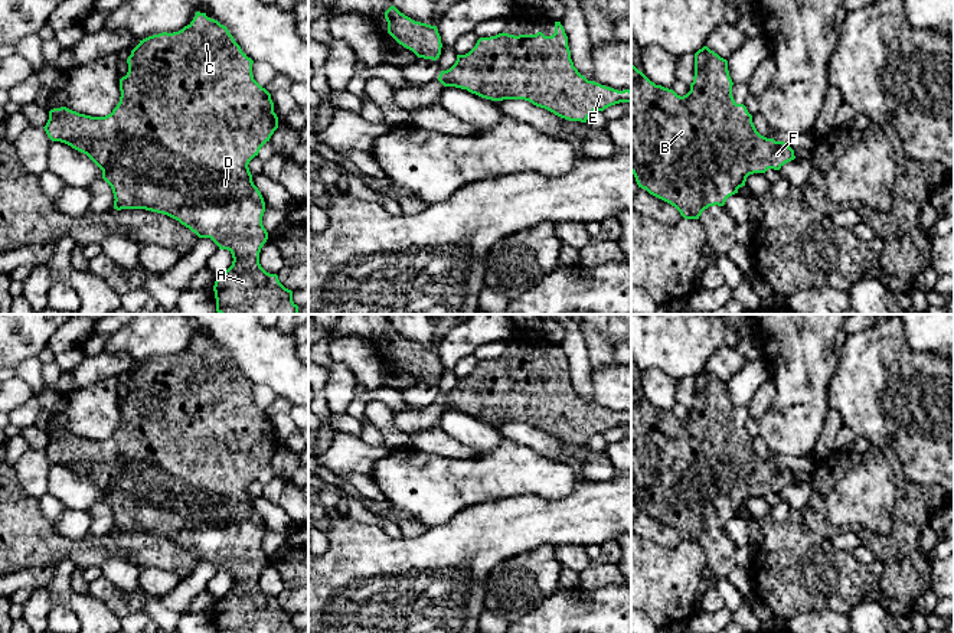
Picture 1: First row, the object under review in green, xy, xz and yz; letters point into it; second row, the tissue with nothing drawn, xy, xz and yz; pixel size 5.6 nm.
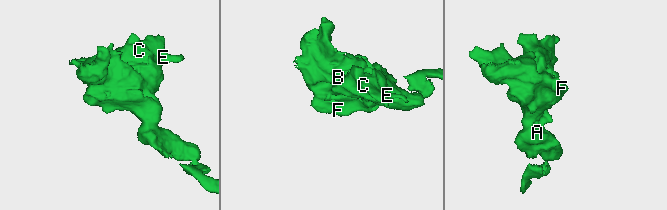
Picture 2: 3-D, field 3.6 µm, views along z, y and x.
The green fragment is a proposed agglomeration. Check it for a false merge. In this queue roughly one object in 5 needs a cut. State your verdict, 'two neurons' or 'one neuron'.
one neuron

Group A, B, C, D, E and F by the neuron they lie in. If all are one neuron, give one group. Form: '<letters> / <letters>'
A B C D E F

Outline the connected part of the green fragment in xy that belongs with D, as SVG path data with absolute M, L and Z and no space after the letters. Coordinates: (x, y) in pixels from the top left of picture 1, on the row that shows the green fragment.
M206 13L195 14L182 30L148 36L131 50L128 72L120 79L120 102L111 114L91 117L66 107L53 108L43 128L52 141L86 154L102 170L102 179L114 193L114 209L167 215L232 254L232 265L216 277L213 285L219 314L298 314L293 291L259 264L261 248L268 239L262 225L265 202L248 164L278 128L271 94L254 79L254 61L242 52L228 27Z

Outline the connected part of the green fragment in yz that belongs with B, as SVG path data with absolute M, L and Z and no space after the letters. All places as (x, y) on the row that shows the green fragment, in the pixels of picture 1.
M708 46L695 53L693 82L683 97L656 85L631 63L631 173L638 187L674 206L685 219L699 219L709 206L723 206L729 196L745 186L749 174L765 173L768 169L780 170L795 159L788 144L757 131L746 107L735 102L732 85L728 61Z

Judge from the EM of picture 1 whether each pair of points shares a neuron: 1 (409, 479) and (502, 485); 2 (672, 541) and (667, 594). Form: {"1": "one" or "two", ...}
{"1": "one", "2": "two"}

